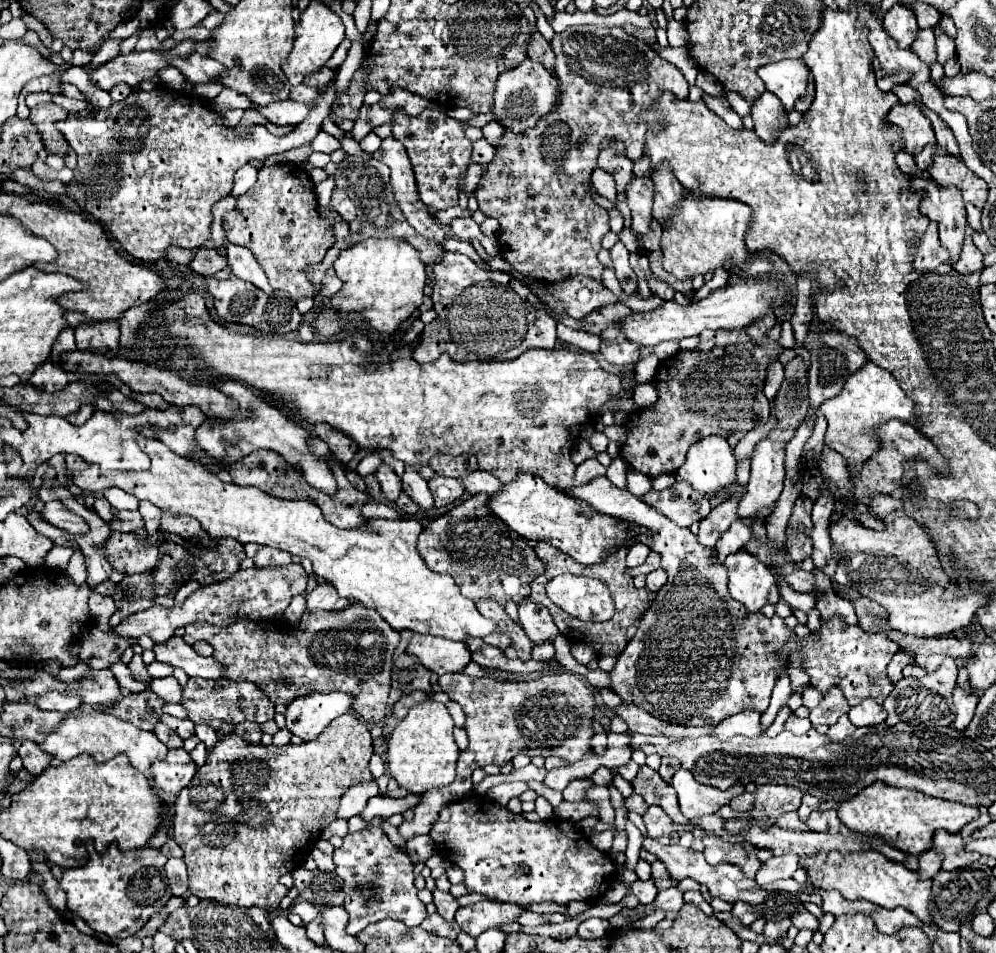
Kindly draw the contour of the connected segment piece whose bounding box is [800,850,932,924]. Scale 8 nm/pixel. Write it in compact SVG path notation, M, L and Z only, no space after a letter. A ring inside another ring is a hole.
M876 850L856 852L842 856L840 852L816 854L816 856L802 856L800 868L806 870L808 880L822 890L838 890L846 900L870 900L882 908L896 908L902 906L914 916L918 916L924 924L932 924L930 910L928 910L928 896L932 880L918 880L918 874L908 870L900 862L888 860L884 854Z

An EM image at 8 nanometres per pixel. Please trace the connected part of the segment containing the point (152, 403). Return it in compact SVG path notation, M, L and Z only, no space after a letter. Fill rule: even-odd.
M132 394L130 398L134 398L136 402L144 404L146 408L158 408L158 410L166 410L170 404L162 400L162 396L158 394Z

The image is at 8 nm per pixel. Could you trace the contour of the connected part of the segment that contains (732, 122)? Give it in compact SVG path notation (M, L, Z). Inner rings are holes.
M706 95L704 101L708 108L718 114L728 126L732 126L732 128L742 128L742 118L730 108L730 105L726 100L721 97Z

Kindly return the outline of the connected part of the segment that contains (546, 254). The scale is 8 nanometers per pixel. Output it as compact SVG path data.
M572 26L556 34L550 42L556 54L556 78L560 82L560 110L544 116L536 128L522 134L504 132L504 146L496 148L494 160L486 166L480 186L476 188L478 206L486 216L500 222L500 254L502 258L522 274L528 274L542 282L558 282L562 278L584 274L600 278L602 264L596 254L604 234L610 230L608 212L596 206L586 192L592 170L596 168L598 146L604 138L622 142L626 156L640 160L642 144L646 140L646 126L638 124L638 112L650 108L662 92L670 92L674 98L688 98L688 82L684 74L660 58L642 40L624 32L624 28L600 28L600 26Z

